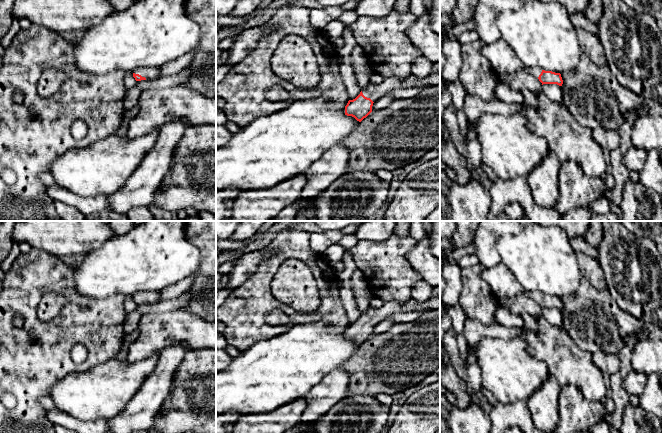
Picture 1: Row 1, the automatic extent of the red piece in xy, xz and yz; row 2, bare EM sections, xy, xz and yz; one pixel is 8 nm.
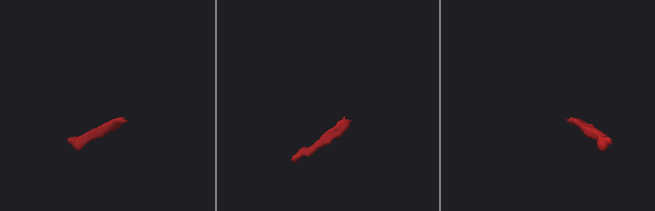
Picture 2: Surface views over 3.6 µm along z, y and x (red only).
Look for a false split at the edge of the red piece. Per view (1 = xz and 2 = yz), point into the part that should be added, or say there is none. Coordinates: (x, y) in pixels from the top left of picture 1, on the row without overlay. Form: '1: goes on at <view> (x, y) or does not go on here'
1: goes on at xz (373, 315)
2: goes on at yz (534, 295)

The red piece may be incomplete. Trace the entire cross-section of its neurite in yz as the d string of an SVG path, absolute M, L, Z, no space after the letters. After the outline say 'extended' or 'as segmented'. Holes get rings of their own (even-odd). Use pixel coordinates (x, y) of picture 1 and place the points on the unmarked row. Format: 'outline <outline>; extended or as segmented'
outline M531 291L525 293L527 297L539 303L543 308L557 308L562 310L563 304L560 297L555 297L552 295L542 294L540 291Z; extended

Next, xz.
outline M440 286L434 287L431 298L422 303L412 298L404 304L388 302L380 308L370 307L355 323L348 325L345 339L352 340L361 346L372 336L373 327L394 313L426 312L437 309L440 309Z; extended

